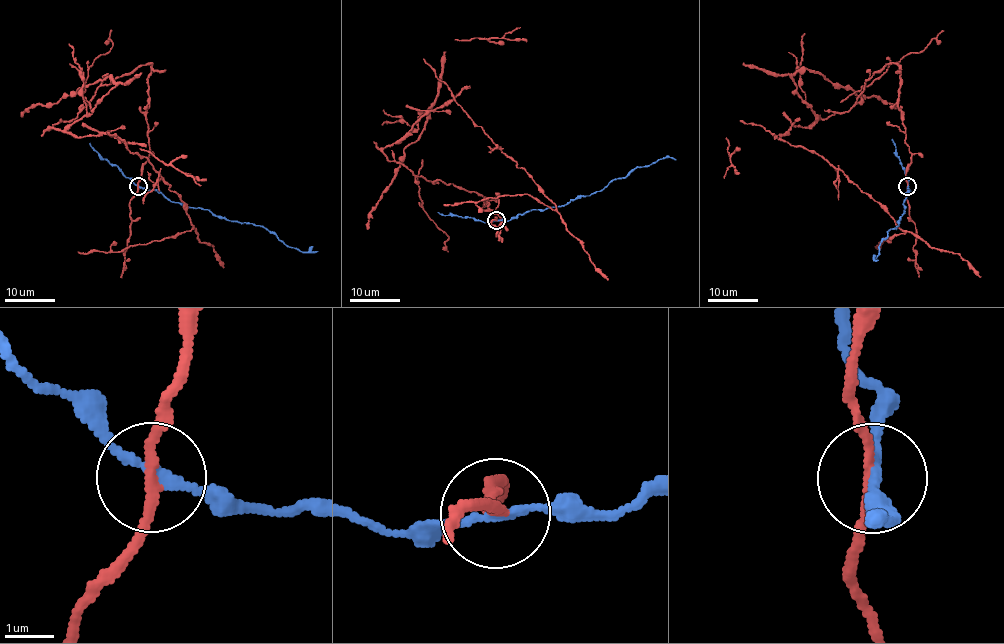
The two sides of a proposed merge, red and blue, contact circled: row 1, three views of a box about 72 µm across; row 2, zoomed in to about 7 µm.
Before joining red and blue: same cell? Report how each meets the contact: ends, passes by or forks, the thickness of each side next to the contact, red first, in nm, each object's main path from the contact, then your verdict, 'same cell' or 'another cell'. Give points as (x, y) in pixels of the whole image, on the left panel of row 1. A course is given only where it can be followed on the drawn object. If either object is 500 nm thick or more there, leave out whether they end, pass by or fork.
red passes by; blue passes by; calibres 170 and 160 nm; course red (137, 186), (151, 63), (100, 85), (49, 129), (123, 139), (192, 228), (78, 251); course blue (137, 186), (158, 190), (172, 202), (205, 209), (231, 221), (264, 227), (280, 240), (302, 251), (317, 251); another cell

